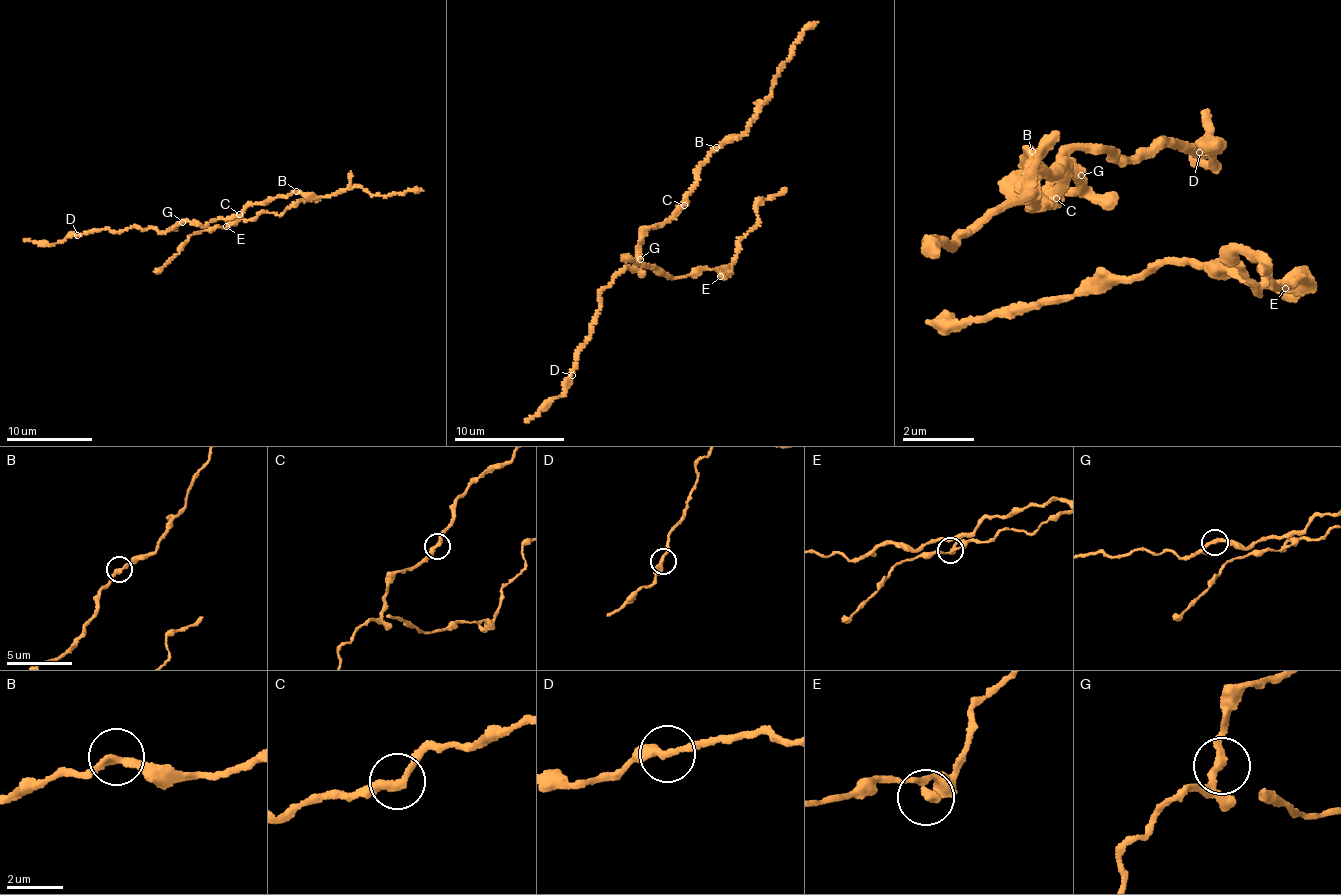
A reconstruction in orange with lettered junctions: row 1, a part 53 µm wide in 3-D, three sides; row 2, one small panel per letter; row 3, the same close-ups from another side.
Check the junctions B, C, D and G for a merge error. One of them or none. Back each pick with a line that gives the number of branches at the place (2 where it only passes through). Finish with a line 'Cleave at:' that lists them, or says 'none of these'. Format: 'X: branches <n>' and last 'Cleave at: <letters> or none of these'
Cleave at: none of these

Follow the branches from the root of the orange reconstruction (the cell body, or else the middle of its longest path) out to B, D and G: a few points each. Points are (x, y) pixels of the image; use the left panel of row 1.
B: (210, 222), (237, 216), (249, 206), (264, 205), (296, 191)
D: (210, 222), (199, 225), (185, 220), (161, 231), (130, 226), (121, 231), (94, 229), (77, 235)
G: (210, 222), (205, 225), (183, 221)

